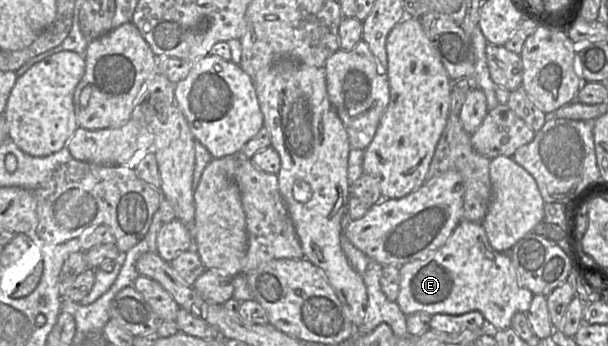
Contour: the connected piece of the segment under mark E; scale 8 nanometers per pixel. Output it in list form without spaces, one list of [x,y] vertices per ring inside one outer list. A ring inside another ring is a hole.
[[[461,221],[444,246],[425,259],[402,265],[399,267],[399,274],[400,287],[396,303],[406,316],[416,312],[425,312],[432,316],[463,315],[471,311],[479,311],[486,321],[498,330],[503,330],[510,328],[515,313],[526,313],[529,310],[534,297],[529,289],[521,285],[511,259],[493,249],[481,223]]]

